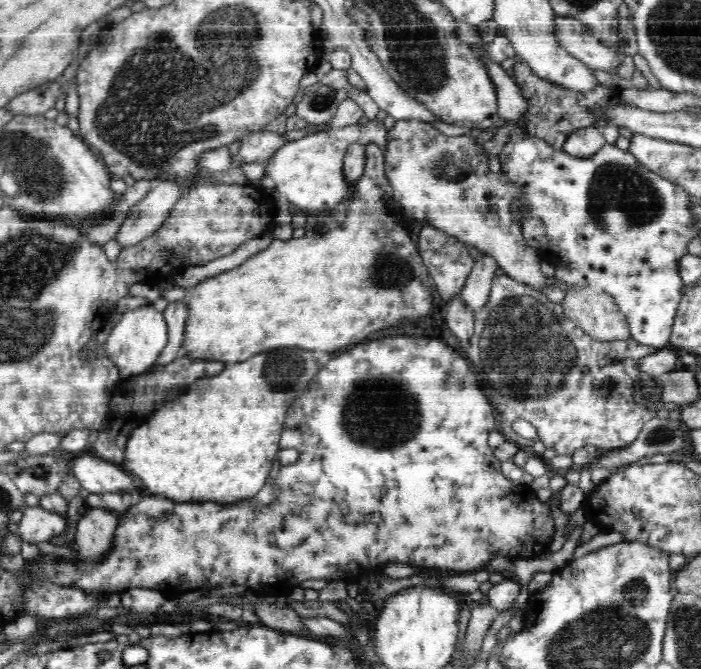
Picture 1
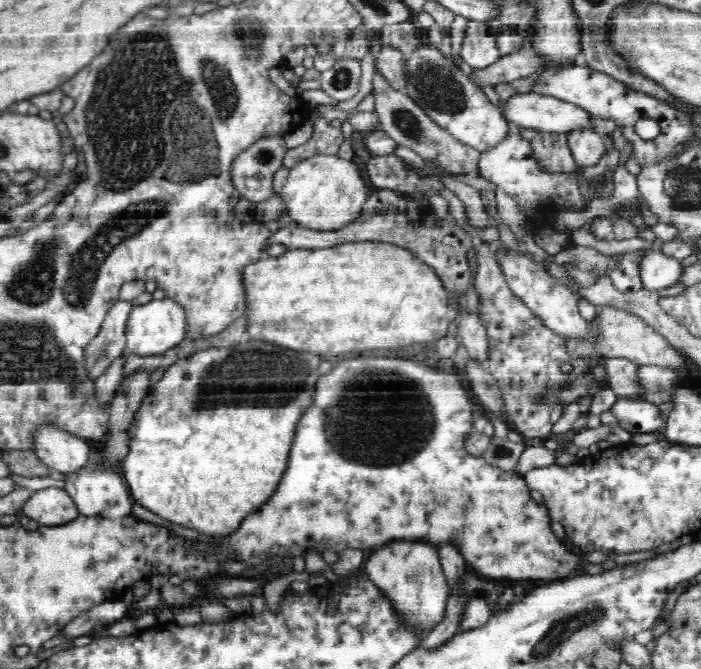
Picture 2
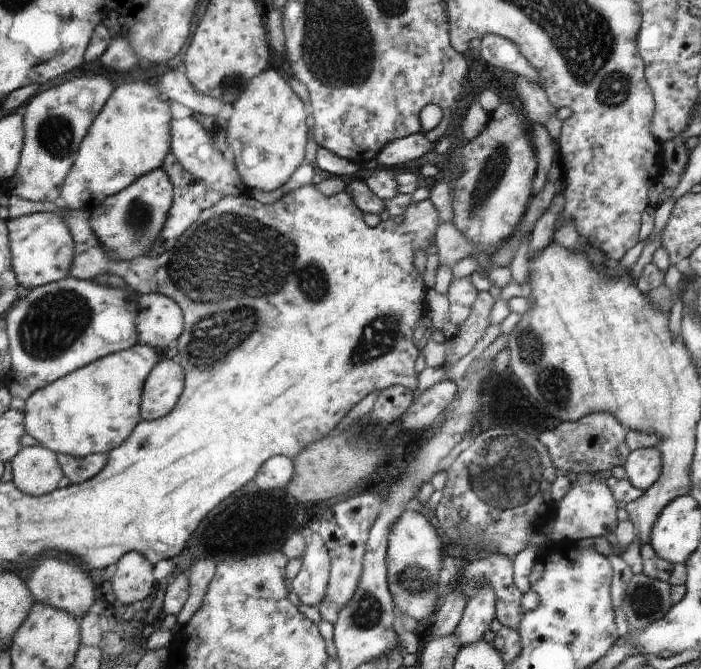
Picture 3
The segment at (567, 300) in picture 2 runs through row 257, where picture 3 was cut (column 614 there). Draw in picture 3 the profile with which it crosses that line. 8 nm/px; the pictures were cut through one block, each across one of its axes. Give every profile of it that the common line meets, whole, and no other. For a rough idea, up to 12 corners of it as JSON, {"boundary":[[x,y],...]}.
{"boundary":[[580,476],[553,510],[553,542],[616,528],[605,479]]}

